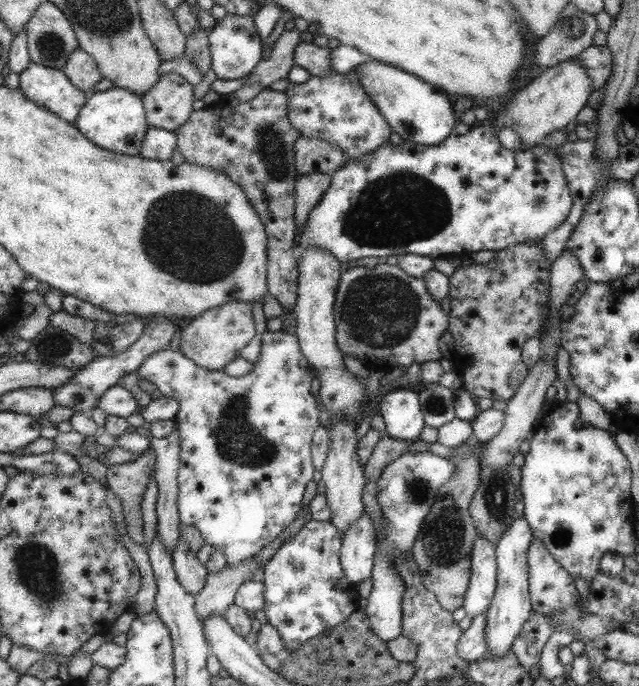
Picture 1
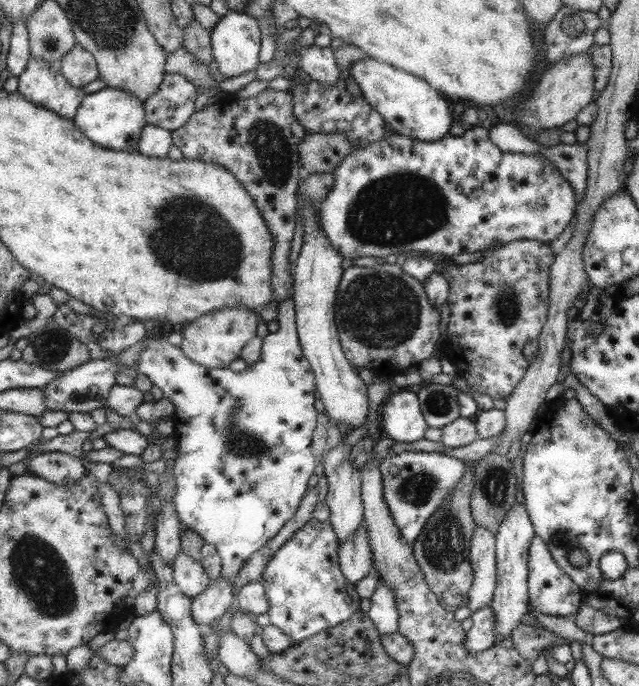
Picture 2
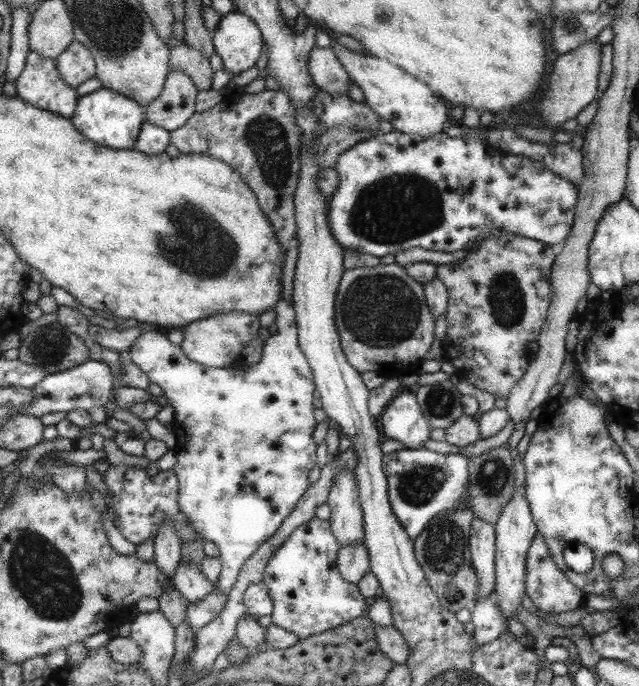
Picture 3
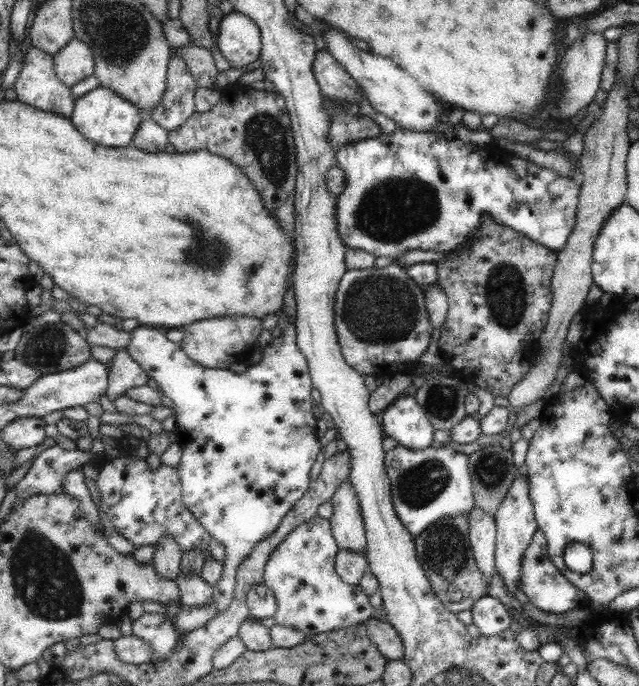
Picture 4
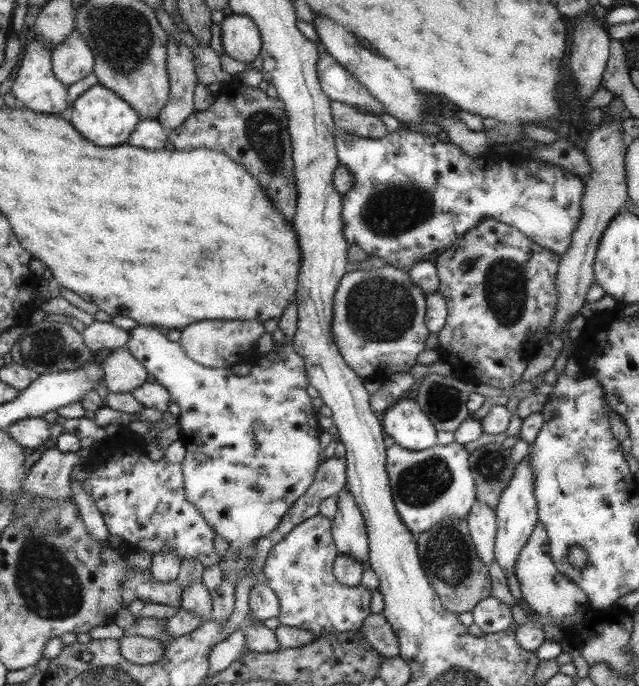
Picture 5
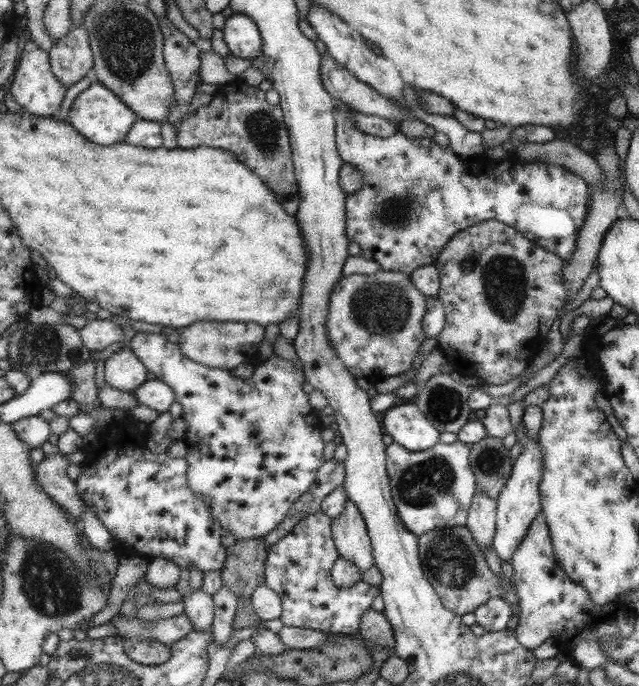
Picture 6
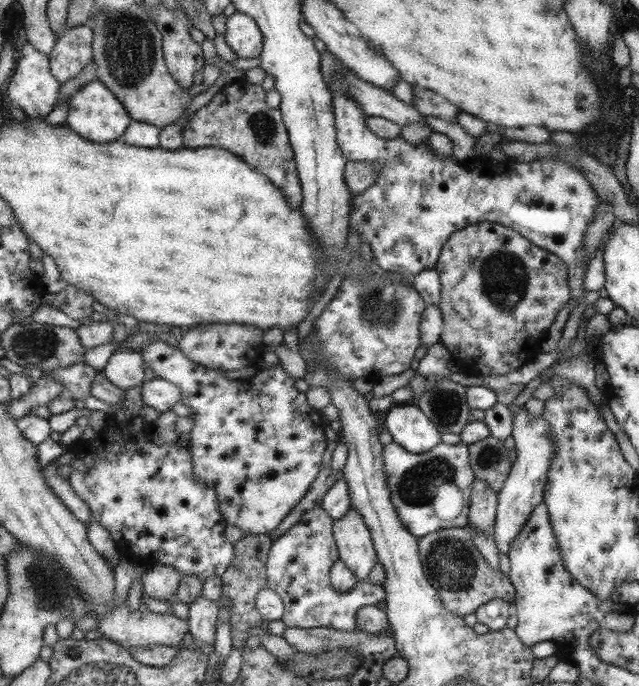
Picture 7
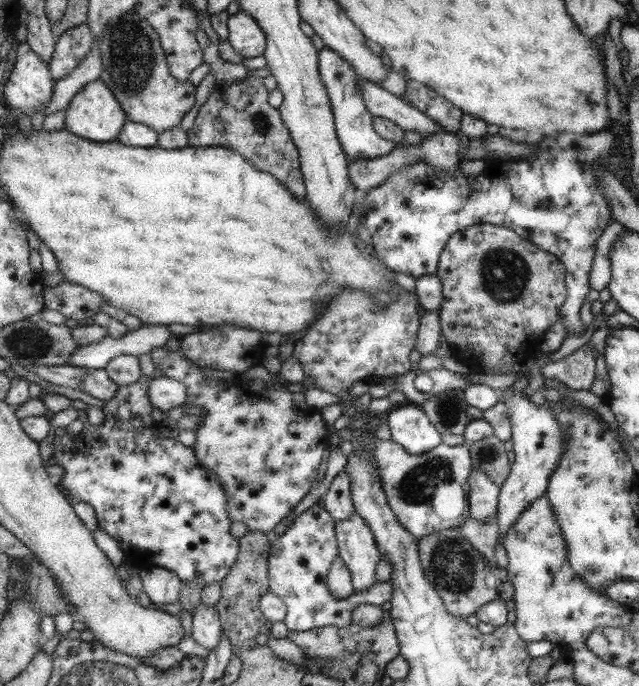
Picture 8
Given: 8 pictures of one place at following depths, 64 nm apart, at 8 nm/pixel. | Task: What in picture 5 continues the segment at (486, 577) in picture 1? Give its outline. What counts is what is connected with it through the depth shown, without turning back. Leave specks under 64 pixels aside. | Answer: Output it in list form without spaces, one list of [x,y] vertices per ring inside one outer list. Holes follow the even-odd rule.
[[[475,501],[470,516],[464,518],[469,528],[475,552],[486,568],[494,562],[494,537],[497,532],[497,514],[487,504]]]

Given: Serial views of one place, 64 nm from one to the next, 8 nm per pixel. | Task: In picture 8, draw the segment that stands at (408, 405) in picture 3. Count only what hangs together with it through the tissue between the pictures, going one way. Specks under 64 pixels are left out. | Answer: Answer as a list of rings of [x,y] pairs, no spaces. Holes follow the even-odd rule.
[[[401,406],[392,410],[386,424],[391,431],[390,440],[412,455],[424,454],[442,444],[441,434],[419,406]]]

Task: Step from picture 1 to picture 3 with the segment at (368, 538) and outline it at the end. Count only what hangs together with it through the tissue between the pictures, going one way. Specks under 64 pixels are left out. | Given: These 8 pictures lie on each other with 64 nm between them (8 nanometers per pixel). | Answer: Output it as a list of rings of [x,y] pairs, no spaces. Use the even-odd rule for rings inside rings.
[[[364,540],[359,544],[347,544],[337,554],[338,572],[349,584],[357,584],[369,571],[369,560]]]

